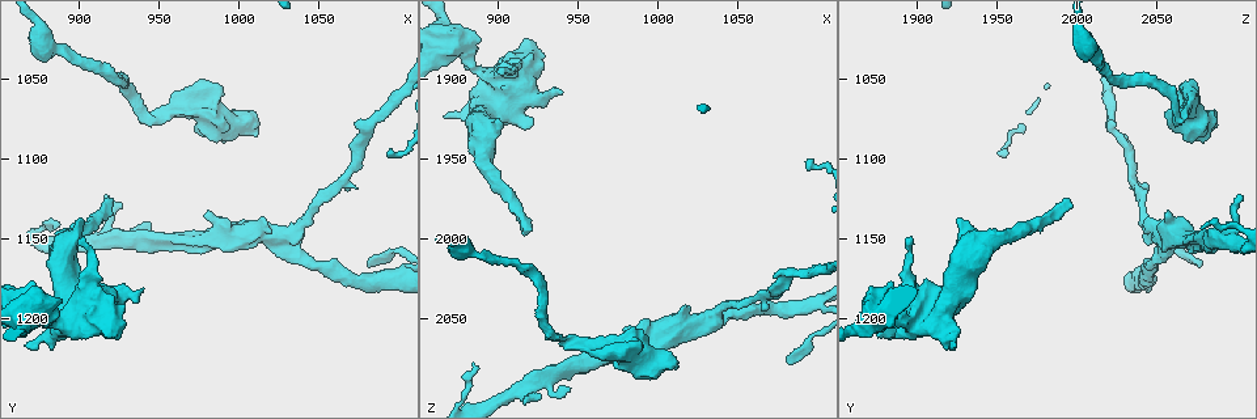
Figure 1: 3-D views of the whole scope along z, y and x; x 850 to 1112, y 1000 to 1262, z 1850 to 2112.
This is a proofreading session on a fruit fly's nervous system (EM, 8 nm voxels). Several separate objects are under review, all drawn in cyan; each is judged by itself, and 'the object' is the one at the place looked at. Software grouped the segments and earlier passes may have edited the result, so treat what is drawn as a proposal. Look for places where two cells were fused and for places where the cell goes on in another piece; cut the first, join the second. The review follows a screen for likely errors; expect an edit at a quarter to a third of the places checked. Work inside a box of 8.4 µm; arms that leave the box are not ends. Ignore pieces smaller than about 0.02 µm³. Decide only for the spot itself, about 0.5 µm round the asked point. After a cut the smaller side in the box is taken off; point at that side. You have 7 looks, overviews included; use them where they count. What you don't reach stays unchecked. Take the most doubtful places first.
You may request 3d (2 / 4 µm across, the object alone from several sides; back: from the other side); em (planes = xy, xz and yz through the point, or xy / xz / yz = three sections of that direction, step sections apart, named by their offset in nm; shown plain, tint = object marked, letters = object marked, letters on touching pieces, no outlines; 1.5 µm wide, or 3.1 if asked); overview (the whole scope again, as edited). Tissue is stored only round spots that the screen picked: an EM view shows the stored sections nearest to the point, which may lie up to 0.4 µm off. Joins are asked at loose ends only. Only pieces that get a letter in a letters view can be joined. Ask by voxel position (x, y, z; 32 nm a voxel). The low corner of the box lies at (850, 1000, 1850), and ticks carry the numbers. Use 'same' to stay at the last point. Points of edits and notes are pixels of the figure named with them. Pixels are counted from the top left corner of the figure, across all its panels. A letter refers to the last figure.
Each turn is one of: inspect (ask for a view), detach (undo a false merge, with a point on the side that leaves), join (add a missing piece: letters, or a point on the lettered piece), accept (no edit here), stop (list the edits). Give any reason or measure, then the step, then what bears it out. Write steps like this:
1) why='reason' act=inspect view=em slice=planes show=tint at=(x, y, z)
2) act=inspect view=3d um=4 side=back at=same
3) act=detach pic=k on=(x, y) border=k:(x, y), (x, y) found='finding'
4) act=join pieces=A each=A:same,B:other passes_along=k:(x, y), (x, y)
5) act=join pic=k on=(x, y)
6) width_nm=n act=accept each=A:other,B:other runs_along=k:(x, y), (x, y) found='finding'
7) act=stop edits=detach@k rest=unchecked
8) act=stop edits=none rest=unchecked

why='an open end' act=inspect view=em slice=planes show=letters at=(918, 1124, 1996)

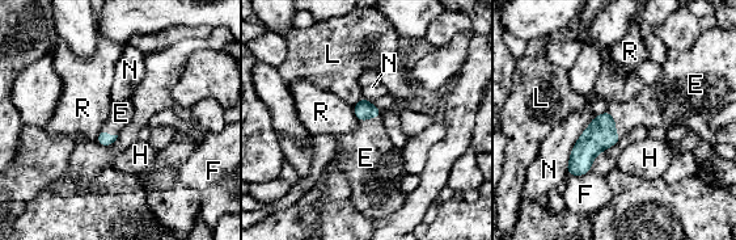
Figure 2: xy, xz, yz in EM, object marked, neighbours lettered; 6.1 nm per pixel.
act=join pieces=E each=E:same,F:other,H:other,L:other,N:other,R:other passes_along=2:(600, 135), (614, 123), (651, 106) found='the cell continues'

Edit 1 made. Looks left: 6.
why='thick end' act=inspect view=em slice=xy step=8 show=letters at=(1012, 1086, 2080)

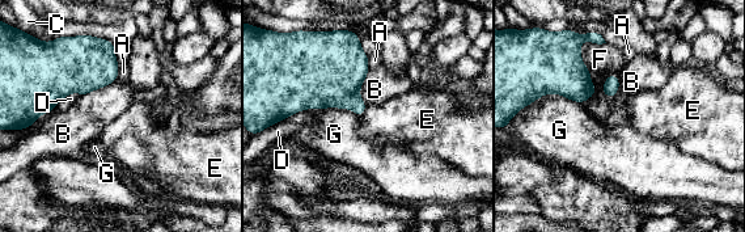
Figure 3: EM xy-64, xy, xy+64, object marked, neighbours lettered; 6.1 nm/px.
act=accept each=A:other,B:other,C:other,D:other,E:other,F:other,G:other border=3:(367, 106), (362, 117) found='none of them fits'

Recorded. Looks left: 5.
why='abrupt turn' act=inspect view=em slice=xy step=4 show=tint at=(942, 1076, 2064)

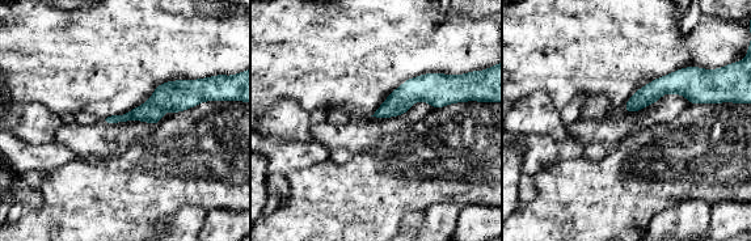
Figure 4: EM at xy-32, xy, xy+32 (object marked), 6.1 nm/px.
act=inspect view=em slice=planes show=letters at=same

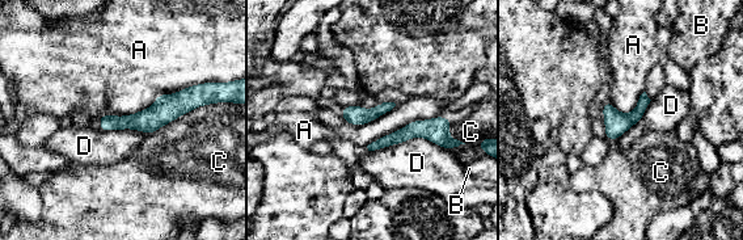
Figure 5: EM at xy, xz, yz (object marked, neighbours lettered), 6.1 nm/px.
act=accept each=A:other,B:other,C:other,D:other runs_along=5:(194, 96), (148, 121), (102, 126) found='one cell here'

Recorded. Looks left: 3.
act=stop edits=join@2 rest=unchecked

